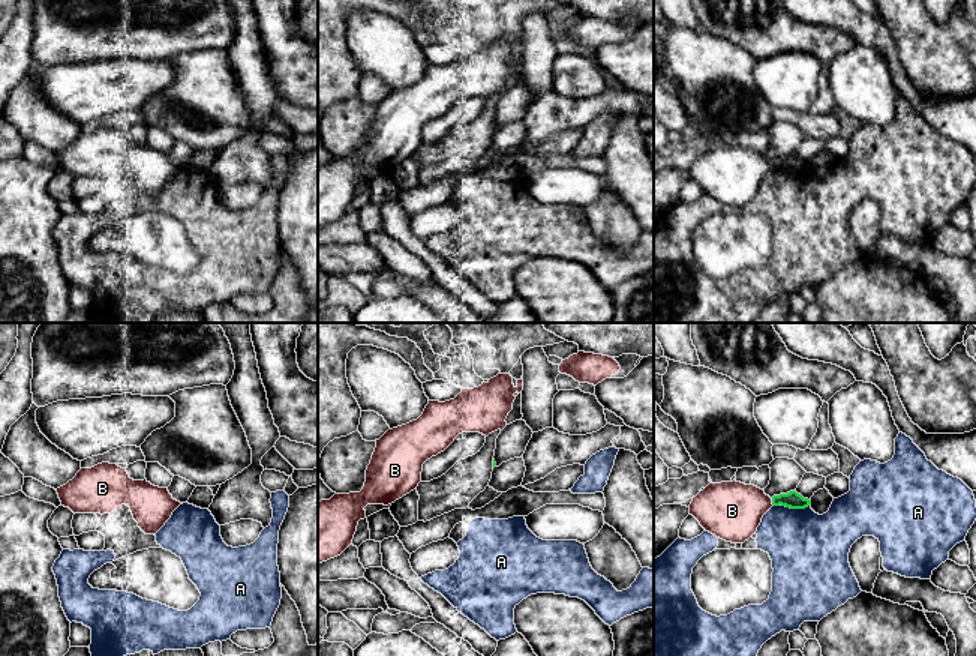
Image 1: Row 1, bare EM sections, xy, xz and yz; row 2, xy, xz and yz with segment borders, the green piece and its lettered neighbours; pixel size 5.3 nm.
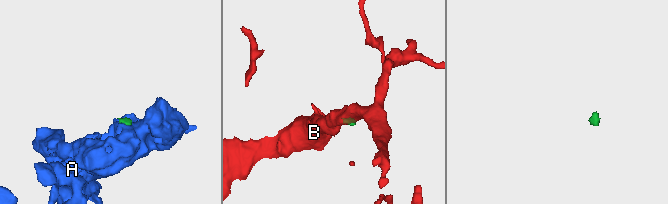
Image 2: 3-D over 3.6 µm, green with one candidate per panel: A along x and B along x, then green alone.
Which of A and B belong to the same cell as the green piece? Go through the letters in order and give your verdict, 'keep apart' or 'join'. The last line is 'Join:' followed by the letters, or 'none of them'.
A: keep apart
B: join
Join: B

